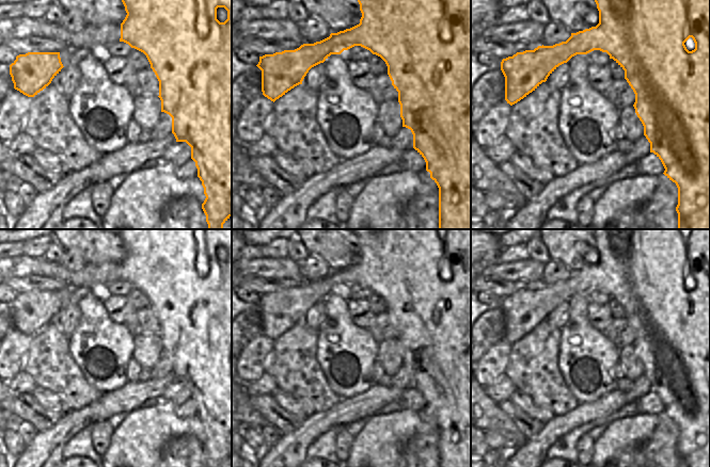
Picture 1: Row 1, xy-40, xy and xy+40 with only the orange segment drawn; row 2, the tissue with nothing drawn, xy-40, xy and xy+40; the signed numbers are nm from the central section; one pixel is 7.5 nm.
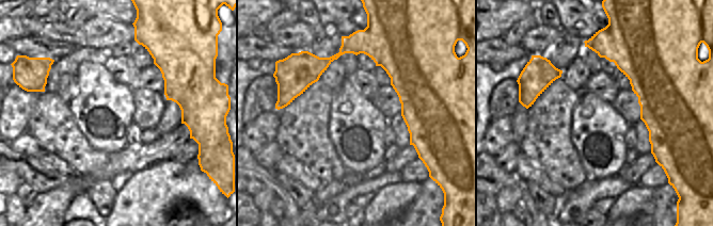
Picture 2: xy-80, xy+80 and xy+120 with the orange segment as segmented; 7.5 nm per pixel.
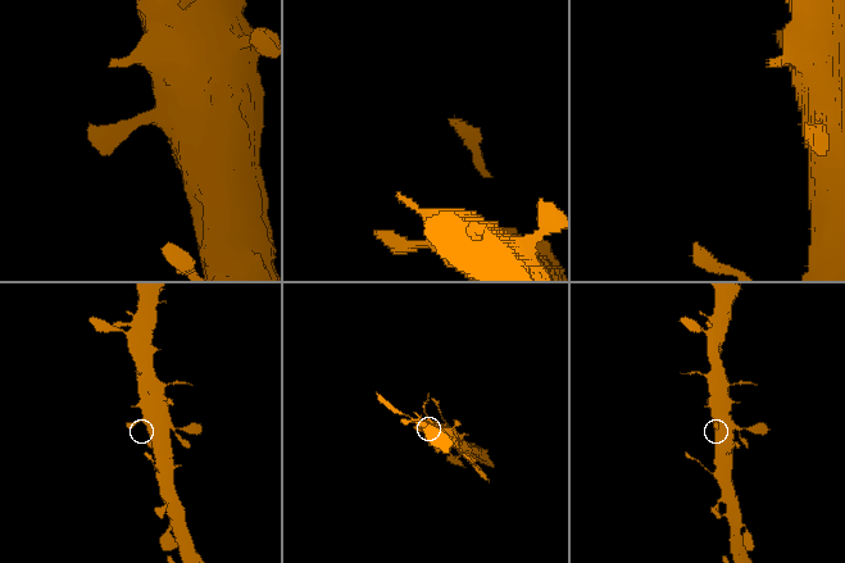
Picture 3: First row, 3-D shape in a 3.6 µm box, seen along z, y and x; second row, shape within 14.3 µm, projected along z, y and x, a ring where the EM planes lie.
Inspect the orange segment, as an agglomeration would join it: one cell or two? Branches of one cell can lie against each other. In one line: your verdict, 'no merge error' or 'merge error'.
no merge error

